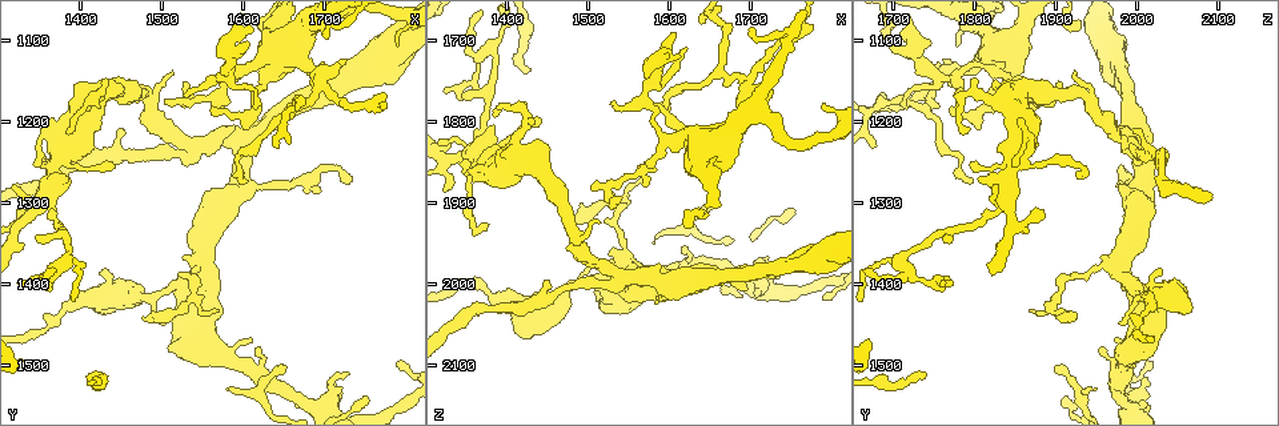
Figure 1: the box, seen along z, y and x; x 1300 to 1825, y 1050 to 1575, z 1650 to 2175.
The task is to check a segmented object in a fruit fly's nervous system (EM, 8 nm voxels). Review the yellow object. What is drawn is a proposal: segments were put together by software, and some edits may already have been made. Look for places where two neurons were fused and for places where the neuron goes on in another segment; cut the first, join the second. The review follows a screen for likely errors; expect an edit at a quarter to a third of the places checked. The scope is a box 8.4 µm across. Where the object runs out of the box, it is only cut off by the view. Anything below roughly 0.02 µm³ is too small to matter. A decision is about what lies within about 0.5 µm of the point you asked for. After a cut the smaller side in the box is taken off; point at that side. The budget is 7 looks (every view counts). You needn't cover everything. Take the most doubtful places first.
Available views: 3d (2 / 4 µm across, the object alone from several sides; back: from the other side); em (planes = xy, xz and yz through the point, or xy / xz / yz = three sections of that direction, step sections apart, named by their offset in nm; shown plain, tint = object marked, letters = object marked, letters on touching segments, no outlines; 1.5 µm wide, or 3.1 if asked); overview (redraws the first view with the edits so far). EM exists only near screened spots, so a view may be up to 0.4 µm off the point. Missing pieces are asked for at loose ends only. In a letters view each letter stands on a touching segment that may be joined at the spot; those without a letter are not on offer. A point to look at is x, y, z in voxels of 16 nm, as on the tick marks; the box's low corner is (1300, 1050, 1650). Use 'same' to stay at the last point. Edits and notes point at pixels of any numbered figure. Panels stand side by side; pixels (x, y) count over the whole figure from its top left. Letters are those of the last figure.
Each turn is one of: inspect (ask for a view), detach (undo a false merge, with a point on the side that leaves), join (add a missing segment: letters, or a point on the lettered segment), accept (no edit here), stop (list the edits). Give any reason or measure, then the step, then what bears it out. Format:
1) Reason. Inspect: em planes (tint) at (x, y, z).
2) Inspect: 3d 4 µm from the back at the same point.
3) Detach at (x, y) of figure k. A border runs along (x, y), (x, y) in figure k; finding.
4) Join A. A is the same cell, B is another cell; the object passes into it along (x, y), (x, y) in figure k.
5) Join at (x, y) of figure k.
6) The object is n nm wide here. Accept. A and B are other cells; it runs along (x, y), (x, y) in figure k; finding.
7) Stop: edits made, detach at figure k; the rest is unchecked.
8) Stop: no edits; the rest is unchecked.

Branch stops here. Inspect: em planes (letters) at (1730, 1120, 1765).

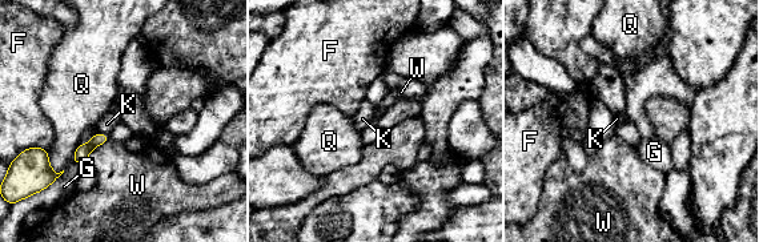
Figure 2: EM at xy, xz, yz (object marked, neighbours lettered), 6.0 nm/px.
Accept. F, G, K, Q and W are other cells; a border runs along (97, 130), (108, 134) in figure 2; no lettered segment goes on from it.

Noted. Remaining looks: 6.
Abrupt turn. Inspect: em xz step 4 (tint) at (1535, 1230, 1990).

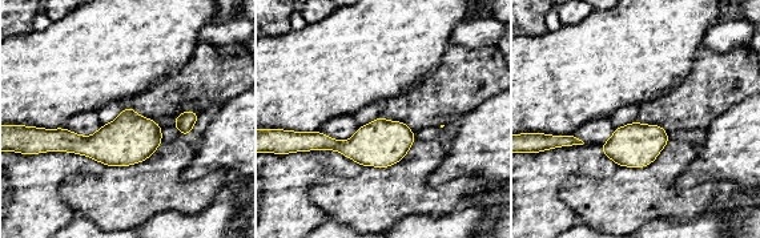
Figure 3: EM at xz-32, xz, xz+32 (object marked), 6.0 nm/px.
What lies round it. Inspect: em xz step 4 (letters) at the same point.

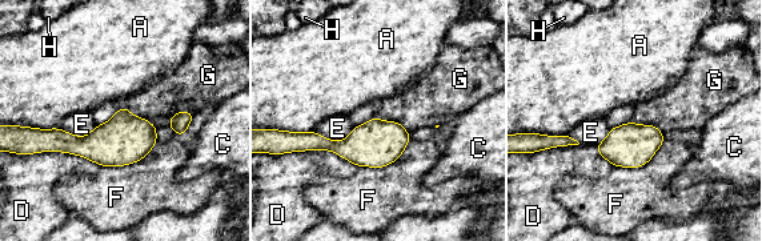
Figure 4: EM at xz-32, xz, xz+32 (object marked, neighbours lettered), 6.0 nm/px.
Accept. A, C, D, E, F, G and H are other cells; a border runs along (43, 151), (76, 153), (100, 165) in figure 4; one neuron here.

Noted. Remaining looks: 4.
Thin end. Inspect: em planes (tint) at (1795, 1495, 2015).

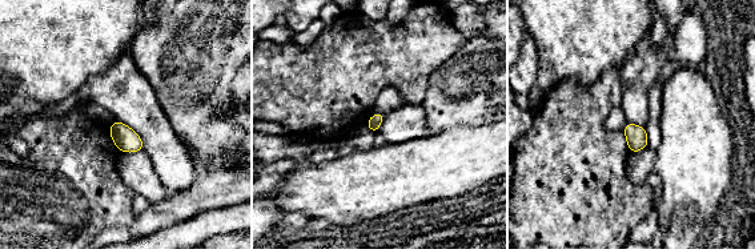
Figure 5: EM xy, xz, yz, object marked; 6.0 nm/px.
Inspect: em planes (letters) at the same point.

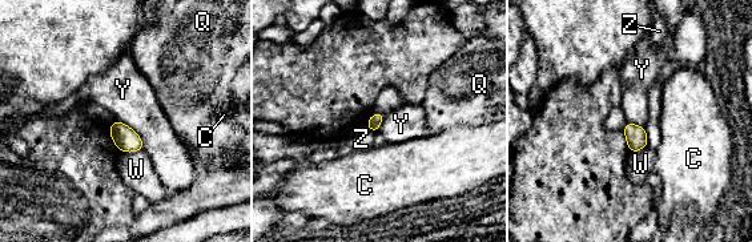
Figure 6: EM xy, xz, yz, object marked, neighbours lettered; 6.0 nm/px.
Accept. C, Q, W, Y and Z are other cells; a border runs along (116, 120), (140, 137), (144, 149) in figure 6; no lettered segment goes on from it.

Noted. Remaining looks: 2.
Stop: no edits; the rest is unchecked.

